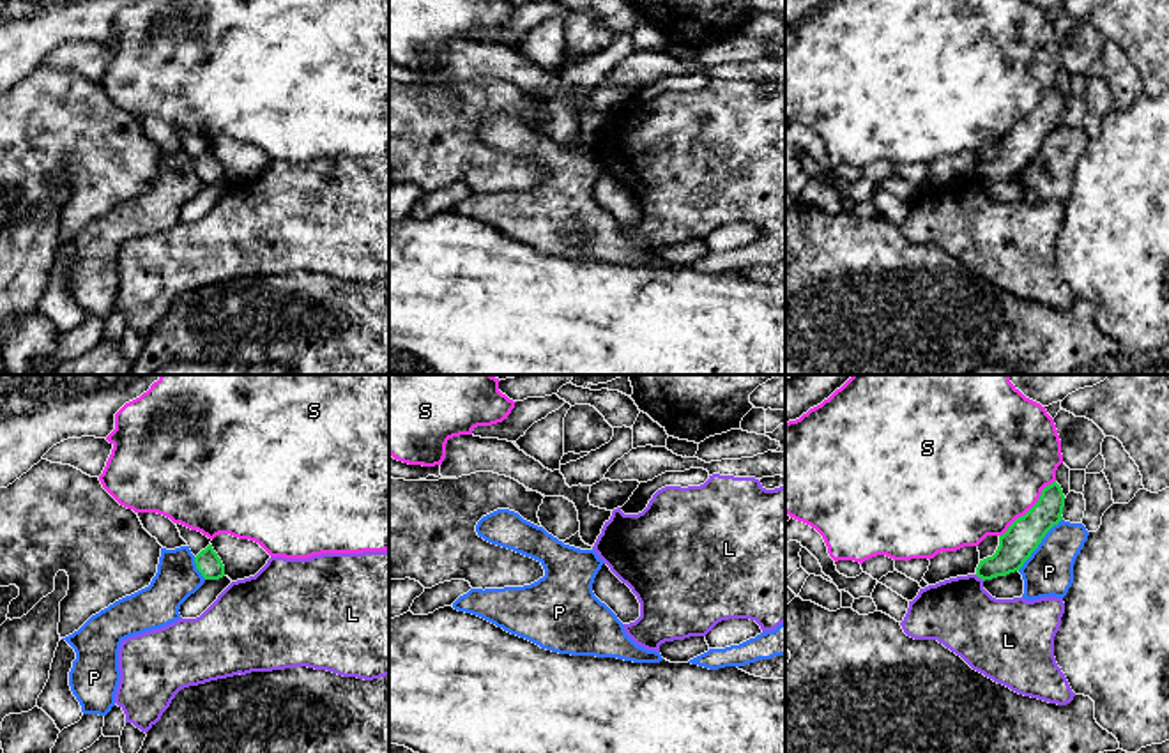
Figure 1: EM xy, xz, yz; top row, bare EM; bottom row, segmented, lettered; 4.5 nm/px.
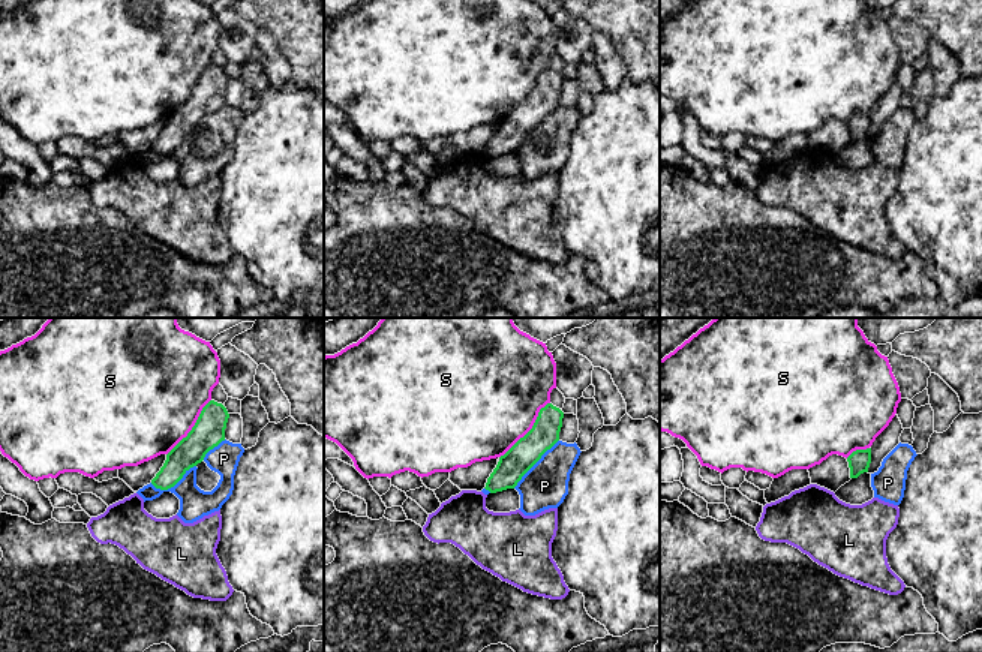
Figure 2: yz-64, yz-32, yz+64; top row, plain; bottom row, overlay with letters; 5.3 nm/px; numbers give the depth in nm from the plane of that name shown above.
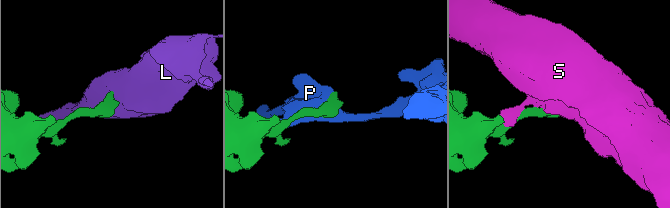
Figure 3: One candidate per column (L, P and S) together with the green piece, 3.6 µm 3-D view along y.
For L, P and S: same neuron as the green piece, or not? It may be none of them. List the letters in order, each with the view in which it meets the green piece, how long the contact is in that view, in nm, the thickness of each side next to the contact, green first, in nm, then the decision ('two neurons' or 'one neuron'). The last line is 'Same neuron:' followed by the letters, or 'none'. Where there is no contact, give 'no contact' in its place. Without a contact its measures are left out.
L: yz | 50 nm | 160/320 nm | two neurons
P: yz | 320 nm | 160/220 nm | two neurons
S: yz | 360 nm | 160/500 nm | two neurons
Same neuron: none

